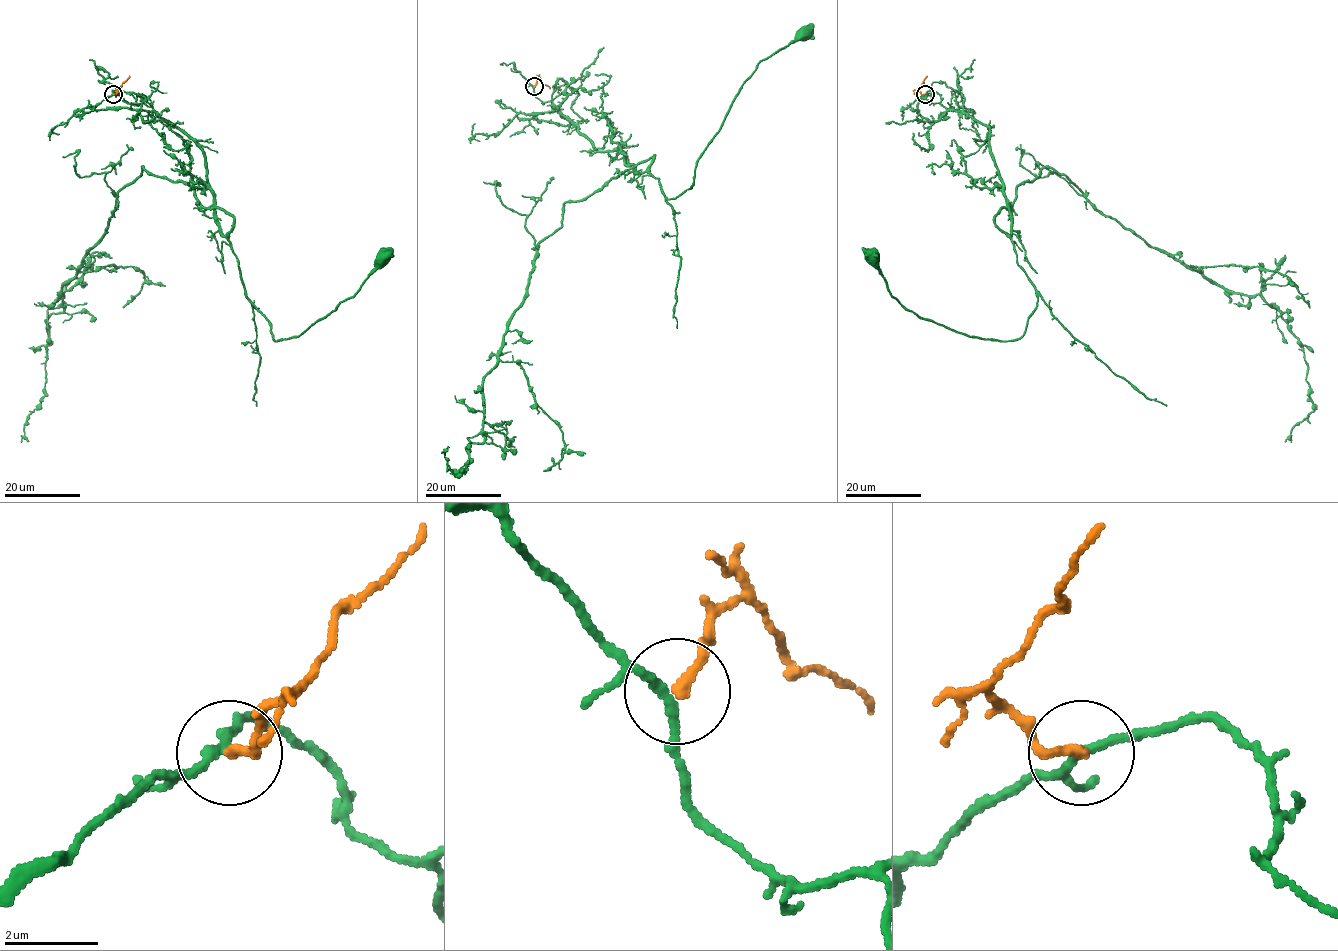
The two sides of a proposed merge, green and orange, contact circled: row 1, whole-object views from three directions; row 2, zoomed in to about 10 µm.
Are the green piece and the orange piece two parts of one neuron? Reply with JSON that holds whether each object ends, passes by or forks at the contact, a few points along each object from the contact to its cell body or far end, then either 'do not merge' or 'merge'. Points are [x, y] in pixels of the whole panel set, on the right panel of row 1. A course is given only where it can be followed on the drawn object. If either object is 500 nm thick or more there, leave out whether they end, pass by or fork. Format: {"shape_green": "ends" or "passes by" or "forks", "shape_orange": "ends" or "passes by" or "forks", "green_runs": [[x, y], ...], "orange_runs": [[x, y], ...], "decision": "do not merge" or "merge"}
{"shape_green": "passes by", "shape_orange": "ends", "green_runs": [[925, 95], [989, 129], [1037, 308], [1020, 338], [970, 337], [898, 302], [874, 256]], "orange_runs": [[925, 95], [918, 88], [926, 76]], "decision": "do not merge"}

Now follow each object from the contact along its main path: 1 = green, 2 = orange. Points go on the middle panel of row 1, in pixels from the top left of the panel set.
1: (533, 86), (597, 150), (621, 151), (676, 198), (691, 187), (745, 80), (804, 36)
2: (534, 86), (540, 79), (549, 88)

